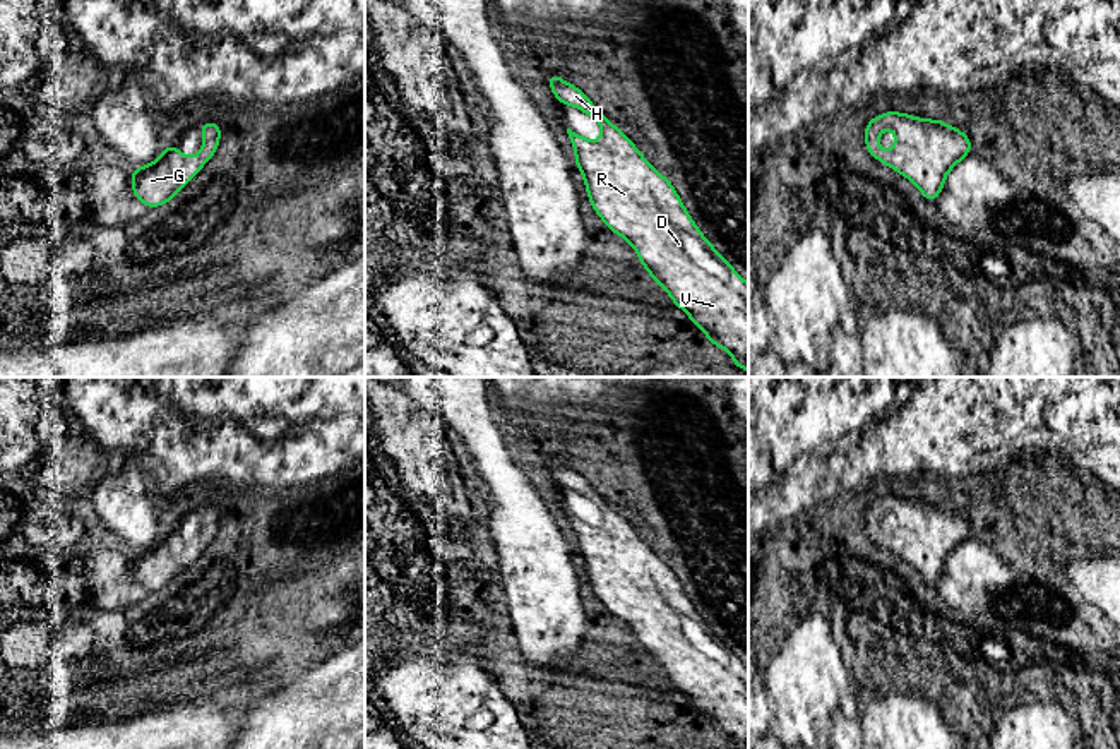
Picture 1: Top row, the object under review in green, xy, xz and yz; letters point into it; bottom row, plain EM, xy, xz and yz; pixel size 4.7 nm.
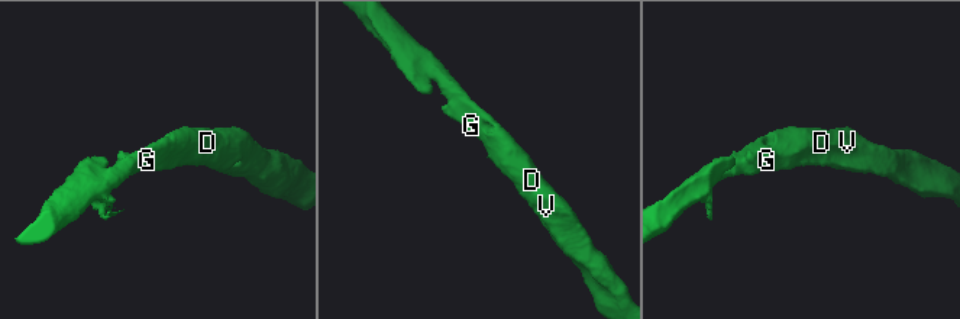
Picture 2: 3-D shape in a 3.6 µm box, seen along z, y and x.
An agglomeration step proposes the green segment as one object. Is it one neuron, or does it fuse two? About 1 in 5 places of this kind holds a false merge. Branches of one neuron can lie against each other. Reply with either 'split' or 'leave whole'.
leave whole

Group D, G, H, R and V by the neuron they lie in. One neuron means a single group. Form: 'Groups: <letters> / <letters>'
Groups: D G H R V

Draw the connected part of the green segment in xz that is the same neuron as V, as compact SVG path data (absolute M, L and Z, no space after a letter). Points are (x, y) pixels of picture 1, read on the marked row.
M548 75L546 81L560 105L575 106L601 125L599 141L567 129L575 149L575 166L596 214L635 249L651 279L664 288L675 307L683 309L712 345L724 348L740 370L748 370L748 283L706 240L671 182L649 165L632 141L579 87L558 75Z

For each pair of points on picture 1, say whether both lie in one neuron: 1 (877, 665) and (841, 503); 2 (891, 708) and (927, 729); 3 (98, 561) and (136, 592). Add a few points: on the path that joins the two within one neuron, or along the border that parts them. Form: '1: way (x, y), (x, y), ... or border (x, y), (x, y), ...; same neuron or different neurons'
1: way (877, 624), (877, 590), (841, 554), (841, 544); same neuron
2: way (899, 717), (911, 729), (918, 729); same neuron
3: way (107, 569), (127, 590); same neuron

